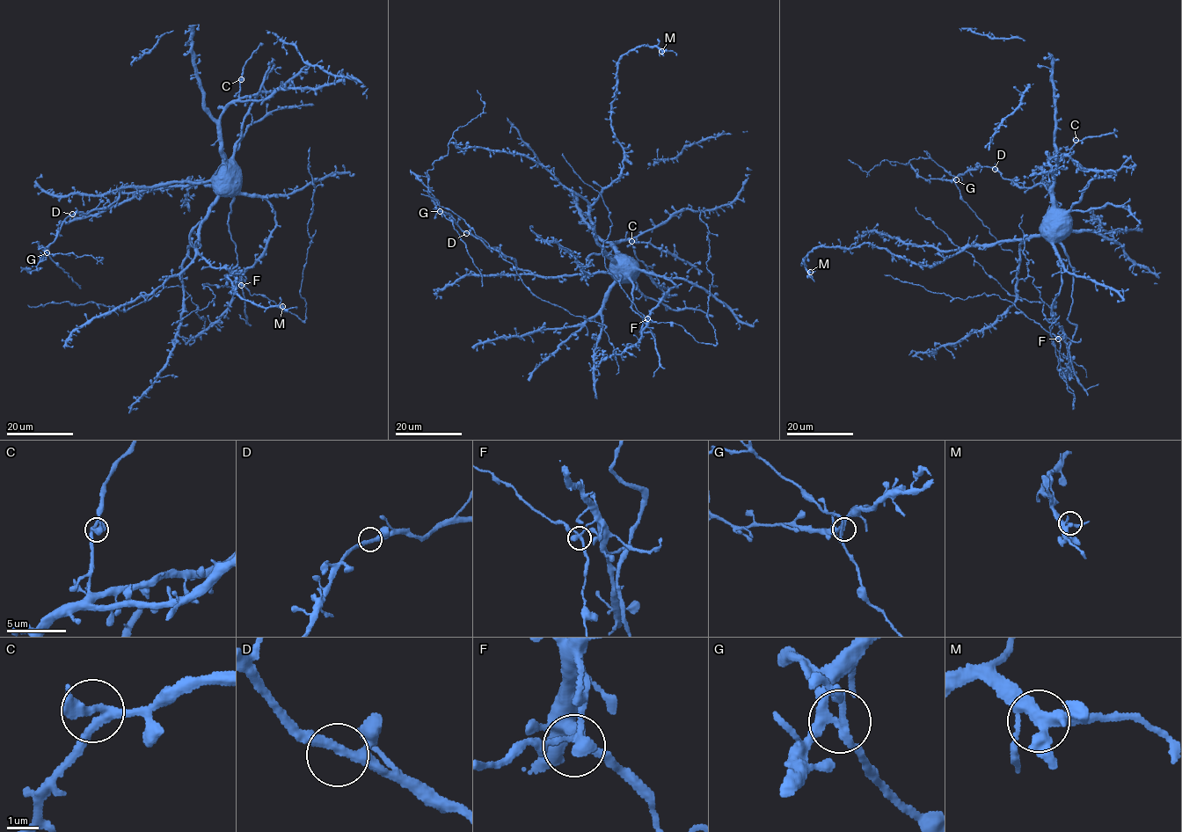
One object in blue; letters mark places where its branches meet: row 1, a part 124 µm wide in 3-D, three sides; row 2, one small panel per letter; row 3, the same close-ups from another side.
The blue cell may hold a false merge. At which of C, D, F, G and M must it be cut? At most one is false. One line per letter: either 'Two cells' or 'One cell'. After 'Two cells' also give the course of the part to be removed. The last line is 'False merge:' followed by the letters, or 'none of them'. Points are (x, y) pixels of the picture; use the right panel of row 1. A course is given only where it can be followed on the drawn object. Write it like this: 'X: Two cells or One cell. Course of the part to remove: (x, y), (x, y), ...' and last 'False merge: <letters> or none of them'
C: One cell
D: One cell
F: One cell
G: Two cells. Course of the part to remove: (956, 179), (929, 158), (912, 159), (906, 164), (883, 160), (868, 172), (849, 159)
M: One cell
False merge: G

